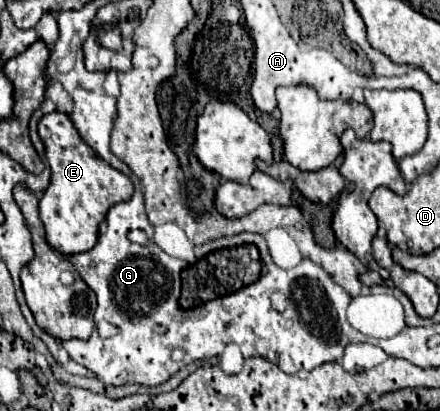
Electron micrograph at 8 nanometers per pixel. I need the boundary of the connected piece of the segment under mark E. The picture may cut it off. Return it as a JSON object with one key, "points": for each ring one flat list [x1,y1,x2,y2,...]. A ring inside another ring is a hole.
{"points":[[53,111,39,123,39,135,47,149,51,167,51,183,39,199,39,215,45,225,49,245,61,255,77,255,89,251,97,243,99,223,109,209,133,195,131,179,103,161,79,135,67,113]]}

